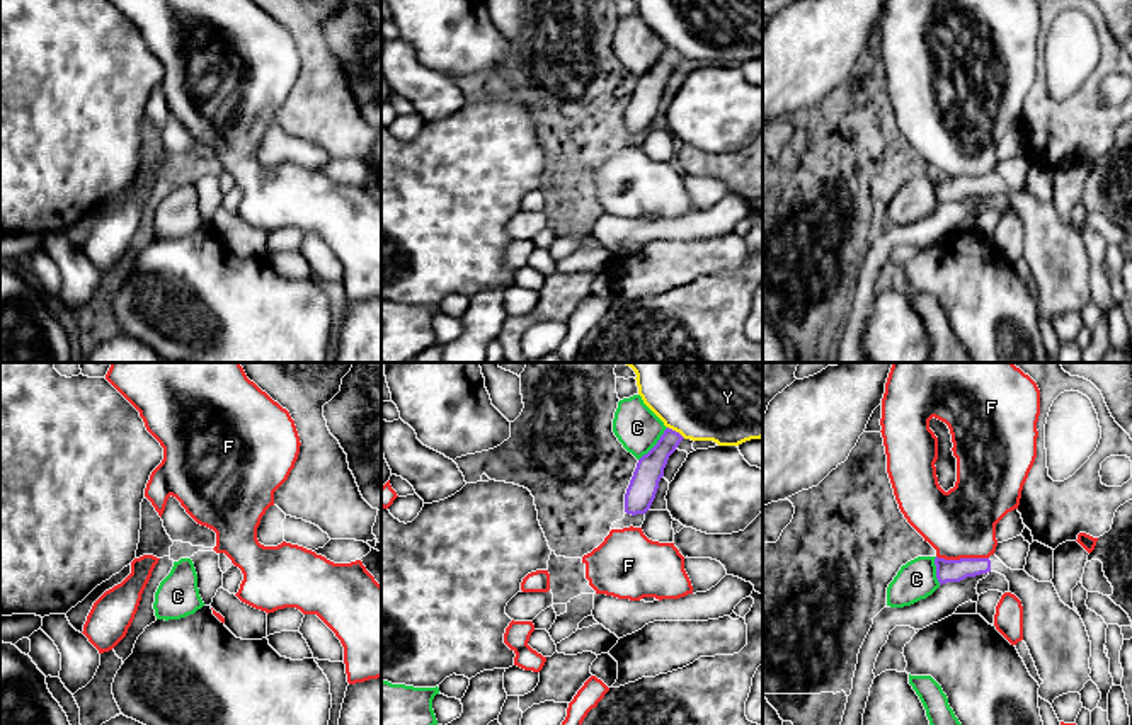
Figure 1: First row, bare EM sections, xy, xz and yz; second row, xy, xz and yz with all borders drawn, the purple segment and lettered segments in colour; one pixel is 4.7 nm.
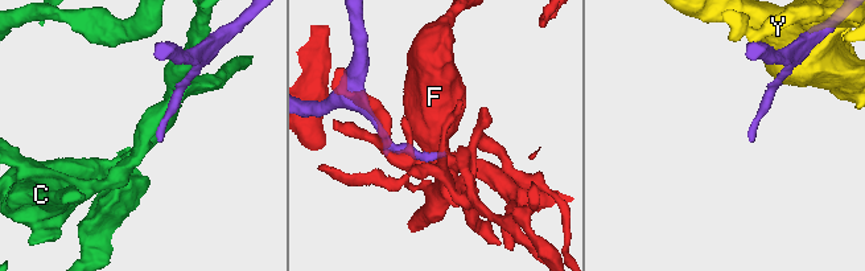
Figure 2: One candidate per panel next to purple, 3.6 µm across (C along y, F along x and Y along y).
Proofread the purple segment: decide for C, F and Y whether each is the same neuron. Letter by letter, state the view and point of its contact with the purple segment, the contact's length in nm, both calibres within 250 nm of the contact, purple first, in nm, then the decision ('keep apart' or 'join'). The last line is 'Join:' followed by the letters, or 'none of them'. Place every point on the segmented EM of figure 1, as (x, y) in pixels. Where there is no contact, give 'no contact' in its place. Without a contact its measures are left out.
C: xz (656, 445) | 220 nm | 140/220 nm | keep apart
F: yz (962, 559) | 240 nm | 110/320 nm | keep apart
Y: xz (674, 431) | 110 nm | 130/500 nm | keep apart
Join: none of them

